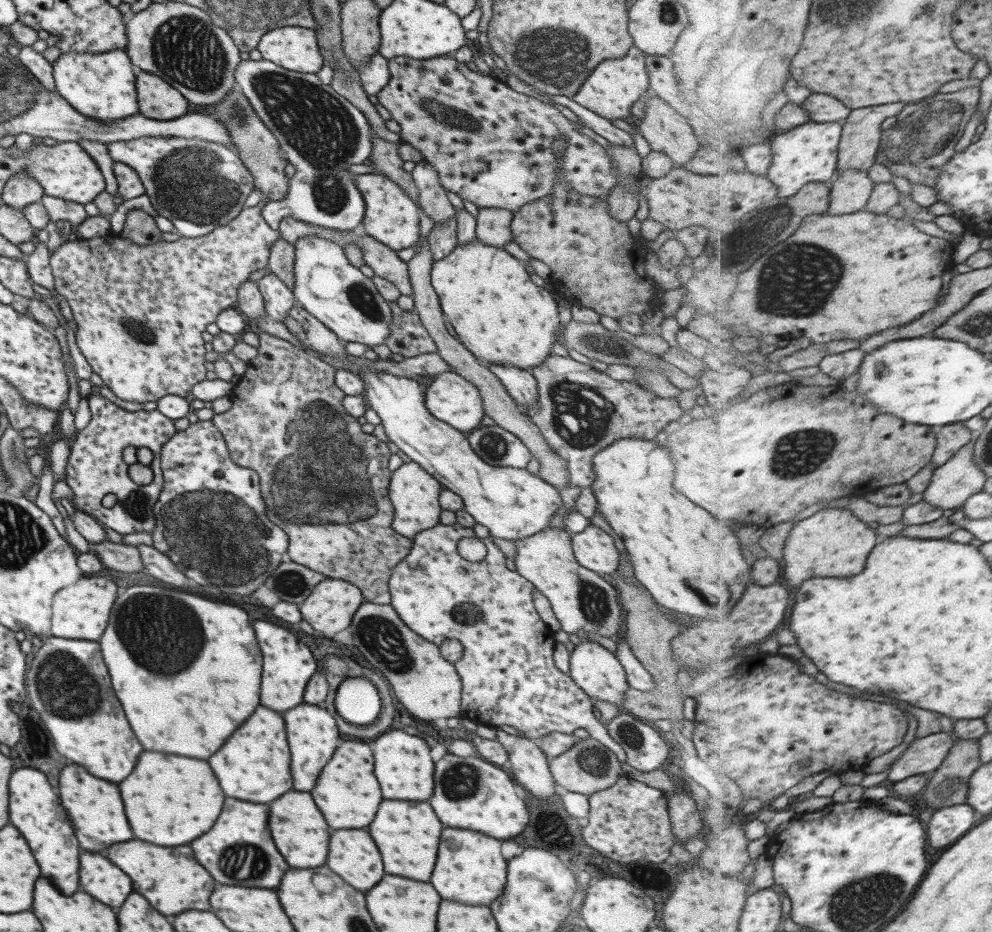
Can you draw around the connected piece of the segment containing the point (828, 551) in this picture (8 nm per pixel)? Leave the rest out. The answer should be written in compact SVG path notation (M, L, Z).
M821 509L815 514L800 521L791 530L782 554L785 558L785 578L787 584L801 586L809 578L821 576L855 576L861 574L871 552L879 543L875 529L869 528L867 522L859 520L849 509Z

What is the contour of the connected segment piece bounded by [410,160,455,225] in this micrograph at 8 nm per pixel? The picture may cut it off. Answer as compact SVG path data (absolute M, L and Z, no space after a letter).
M420 160L414 164L410 175L419 191L418 202L415 202L419 214L427 214L433 225L454 218L455 209L445 197L446 190L438 182L435 170L427 164L427 161Z

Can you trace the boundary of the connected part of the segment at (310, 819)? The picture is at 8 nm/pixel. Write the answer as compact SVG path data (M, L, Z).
M285 792L279 800L269 804L269 820L267 826L271 830L271 838L289 866L295 868L315 868L325 864L327 858L327 824L321 818L321 812L315 808L311 796L307 792Z

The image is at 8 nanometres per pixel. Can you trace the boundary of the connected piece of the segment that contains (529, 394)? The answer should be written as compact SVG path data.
M497 363L485 366L499 379L506 393L518 404L520 410L530 407L536 401L536 380L529 370Z

